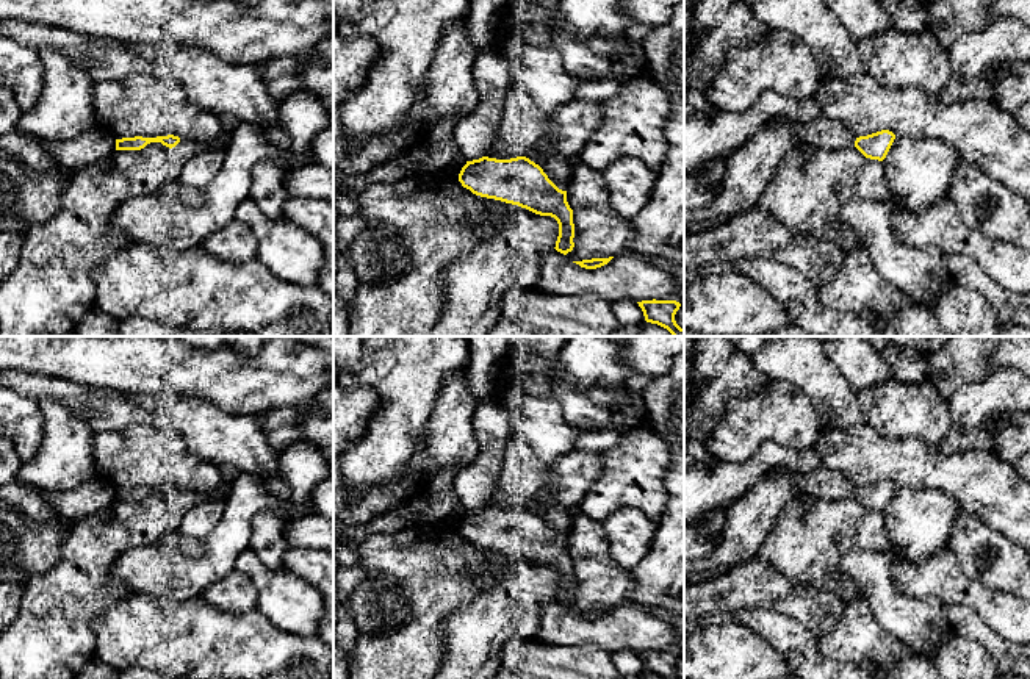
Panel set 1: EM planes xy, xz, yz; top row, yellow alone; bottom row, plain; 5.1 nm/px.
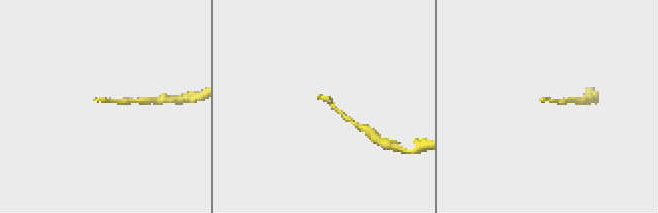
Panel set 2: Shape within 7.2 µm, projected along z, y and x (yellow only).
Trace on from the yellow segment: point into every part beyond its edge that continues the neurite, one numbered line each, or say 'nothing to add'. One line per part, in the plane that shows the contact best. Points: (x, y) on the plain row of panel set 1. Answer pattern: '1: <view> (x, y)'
nothing to add

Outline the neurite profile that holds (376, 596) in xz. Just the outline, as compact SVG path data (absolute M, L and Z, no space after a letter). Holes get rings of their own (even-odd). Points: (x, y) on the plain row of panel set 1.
M382 574L365 576L346 605L360 634L391 634L410 620L410 609L396 584Z

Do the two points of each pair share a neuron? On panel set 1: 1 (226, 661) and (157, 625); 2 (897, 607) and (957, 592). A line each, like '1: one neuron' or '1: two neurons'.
1: one neuron
2: two neurons

